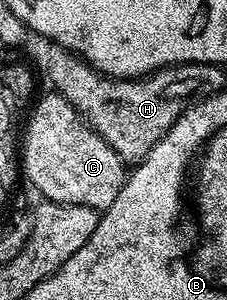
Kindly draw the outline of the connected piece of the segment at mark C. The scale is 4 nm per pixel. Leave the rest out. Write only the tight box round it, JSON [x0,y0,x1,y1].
[20,91,127,211]

